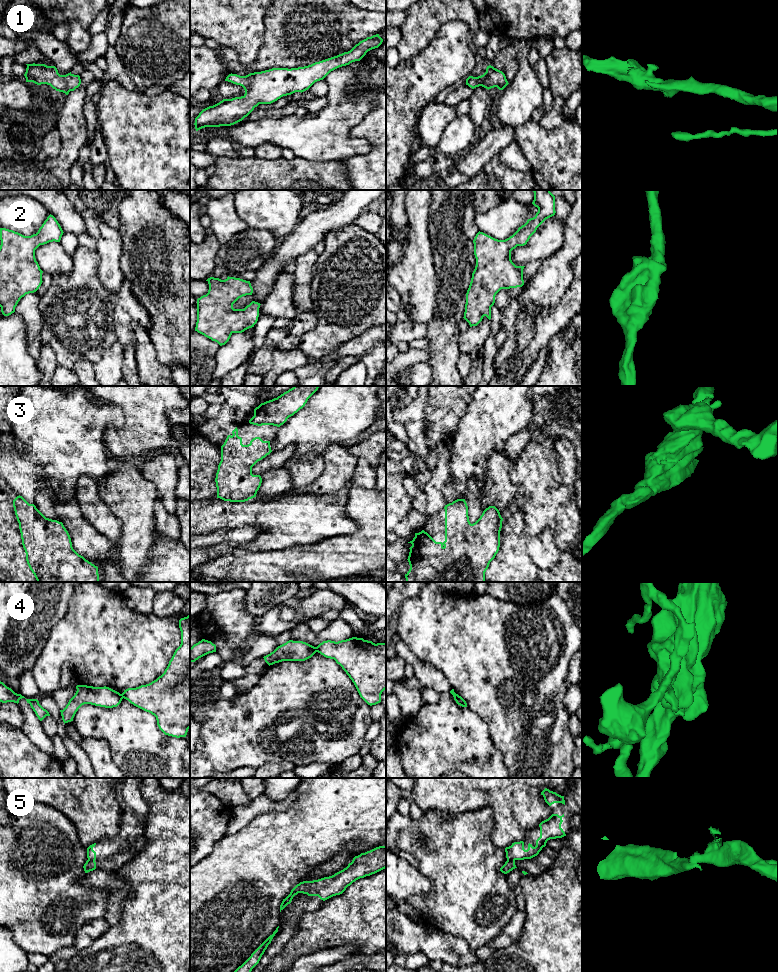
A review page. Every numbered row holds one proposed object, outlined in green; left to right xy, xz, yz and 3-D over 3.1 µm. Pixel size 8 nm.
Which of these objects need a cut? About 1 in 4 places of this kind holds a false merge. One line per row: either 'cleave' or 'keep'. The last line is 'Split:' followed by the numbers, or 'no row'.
1: keep
2: keep
3: keep
4: cleave
5: cleave
Split: 4, 5

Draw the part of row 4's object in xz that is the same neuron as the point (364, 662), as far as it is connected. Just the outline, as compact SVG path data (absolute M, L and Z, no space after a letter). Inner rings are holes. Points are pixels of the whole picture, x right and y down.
M352 637L338 642L323 641L316 649L318 653L334 659L342 667L368 705L381 702L381 694L386 689L386 643L375 644L363 638Z

